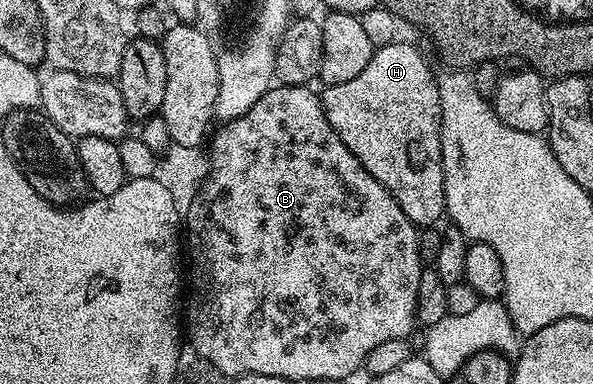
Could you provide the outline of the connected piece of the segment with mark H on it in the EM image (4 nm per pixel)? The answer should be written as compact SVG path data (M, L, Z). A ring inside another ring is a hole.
M400 40L374 47L369 64L353 76L353 80L333 82L322 87L321 101L325 120L341 136L341 144L361 160L374 178L401 204L401 212L409 216L416 228L431 226L447 209L443 149L441 148L441 96L436 71L431 71L427 58L411 42Z

